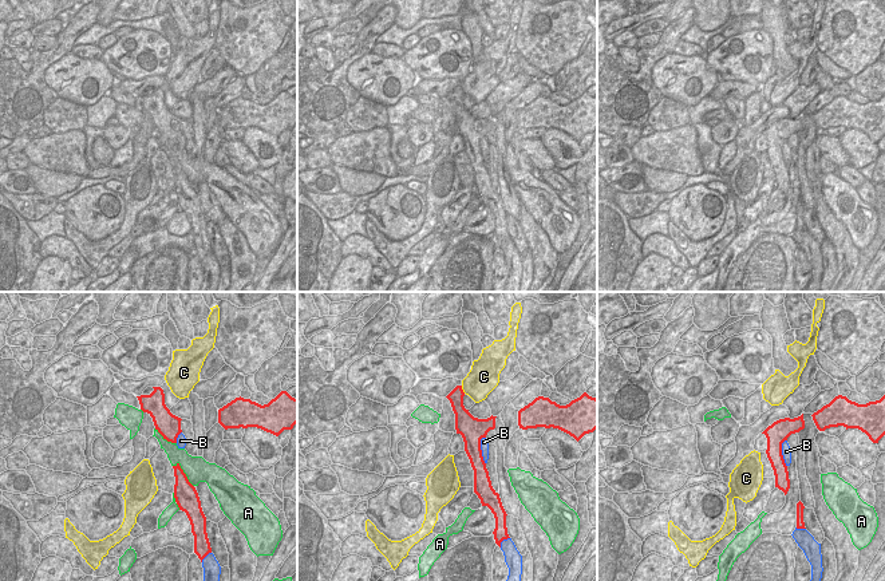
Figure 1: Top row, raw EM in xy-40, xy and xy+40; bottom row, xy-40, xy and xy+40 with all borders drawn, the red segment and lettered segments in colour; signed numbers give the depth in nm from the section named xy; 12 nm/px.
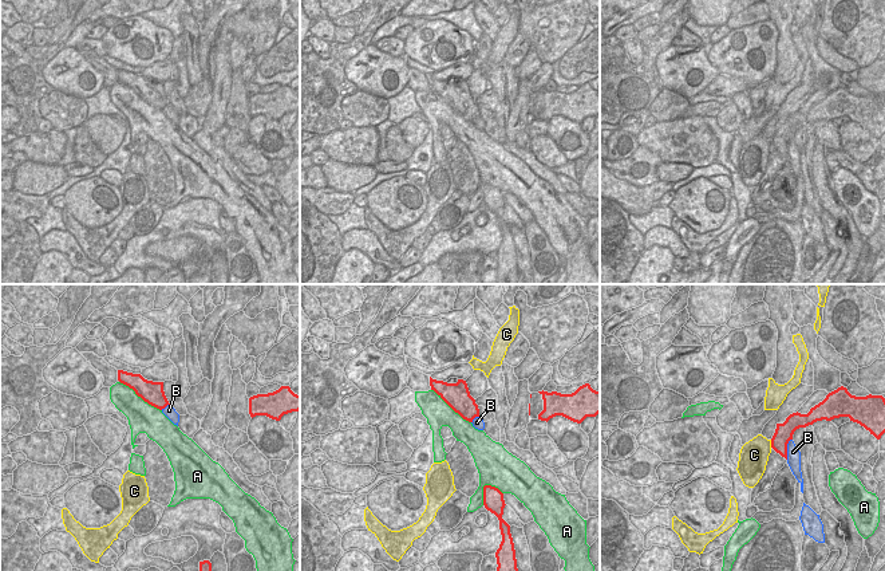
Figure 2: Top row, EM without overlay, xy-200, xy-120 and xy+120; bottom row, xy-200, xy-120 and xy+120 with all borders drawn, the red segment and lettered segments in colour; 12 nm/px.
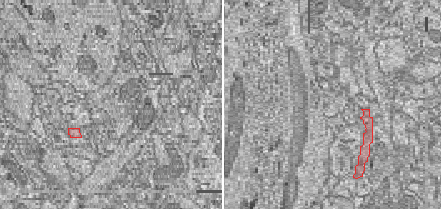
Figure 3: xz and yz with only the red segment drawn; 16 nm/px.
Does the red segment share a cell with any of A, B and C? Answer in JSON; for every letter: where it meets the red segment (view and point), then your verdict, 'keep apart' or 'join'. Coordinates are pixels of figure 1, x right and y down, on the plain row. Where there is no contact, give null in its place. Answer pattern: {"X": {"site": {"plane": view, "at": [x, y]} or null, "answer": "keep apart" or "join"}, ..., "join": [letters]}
{"A": {"site": {"plane": "xy-40", "at": [184, 173]}, "answer": "keep apart"}, "B": {"site": {"plane": "xy", "at": [481, 150]}, "answer": "keep apart"}, "C": {"site": {"plane": "xy", "at": [462, 90]}, "answer": "keep apart"}, "join": []}

